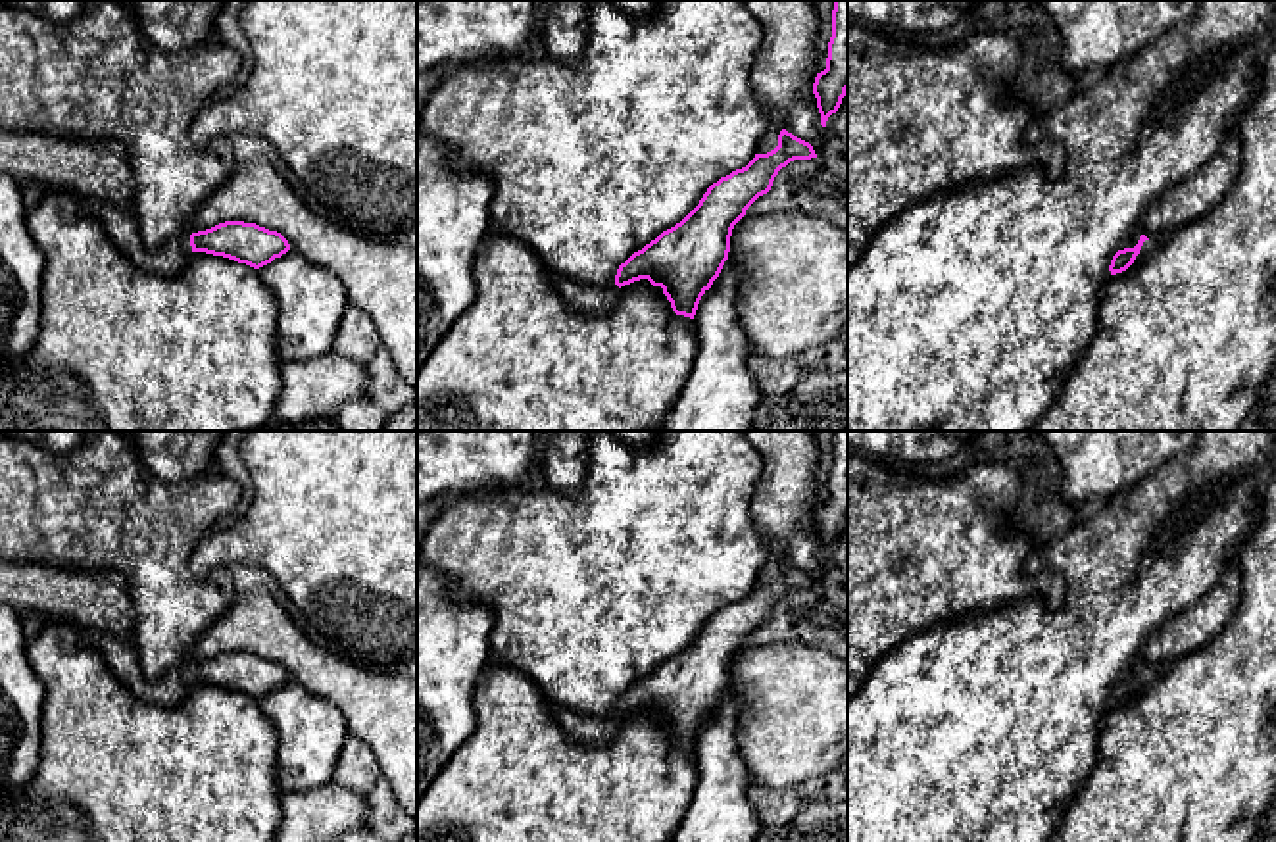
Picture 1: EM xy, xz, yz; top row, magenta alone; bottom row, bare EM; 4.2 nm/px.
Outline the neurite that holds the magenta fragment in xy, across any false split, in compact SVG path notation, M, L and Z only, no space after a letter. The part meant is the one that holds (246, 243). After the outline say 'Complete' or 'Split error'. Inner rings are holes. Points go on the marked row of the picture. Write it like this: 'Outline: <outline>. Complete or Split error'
Outline: M79 198L79 206L106 229L135 267L158 275L179 273L192 252L223 256L259 269L290 250L281 233L244 221L225 221L188 238L173 238L160 250L148 250L131 210L88 198Z. Split error

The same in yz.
Outline: M1141 235L1134 248L1118 250L1109 265L1111 275L1126 271L1134 263L1138 254L1149 254L1157 246L1157 242L1159 240Z. Split error

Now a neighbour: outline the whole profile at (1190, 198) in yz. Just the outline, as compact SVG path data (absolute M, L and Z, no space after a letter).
M1236 133L1191 177L1166 188L1143 213L1140 229L1159 240L1211 211L1234 186L1241 169L1241 142Z

